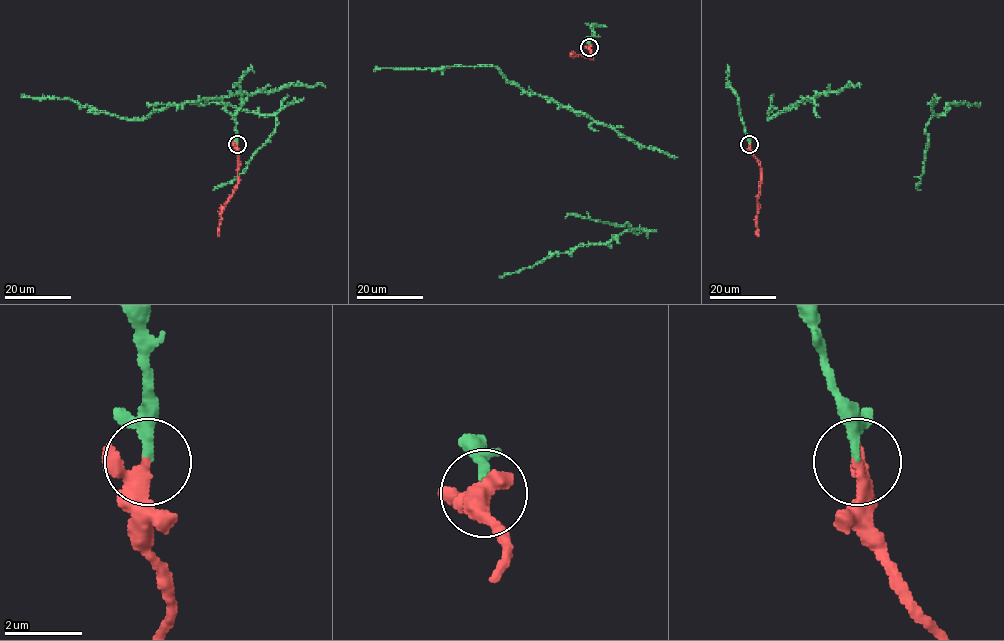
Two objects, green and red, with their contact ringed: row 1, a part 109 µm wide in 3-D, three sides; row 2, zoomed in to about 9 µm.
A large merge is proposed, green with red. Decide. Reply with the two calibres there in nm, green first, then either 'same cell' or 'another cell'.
240 nm thick on the green side, 280 nm on the other; same cell

